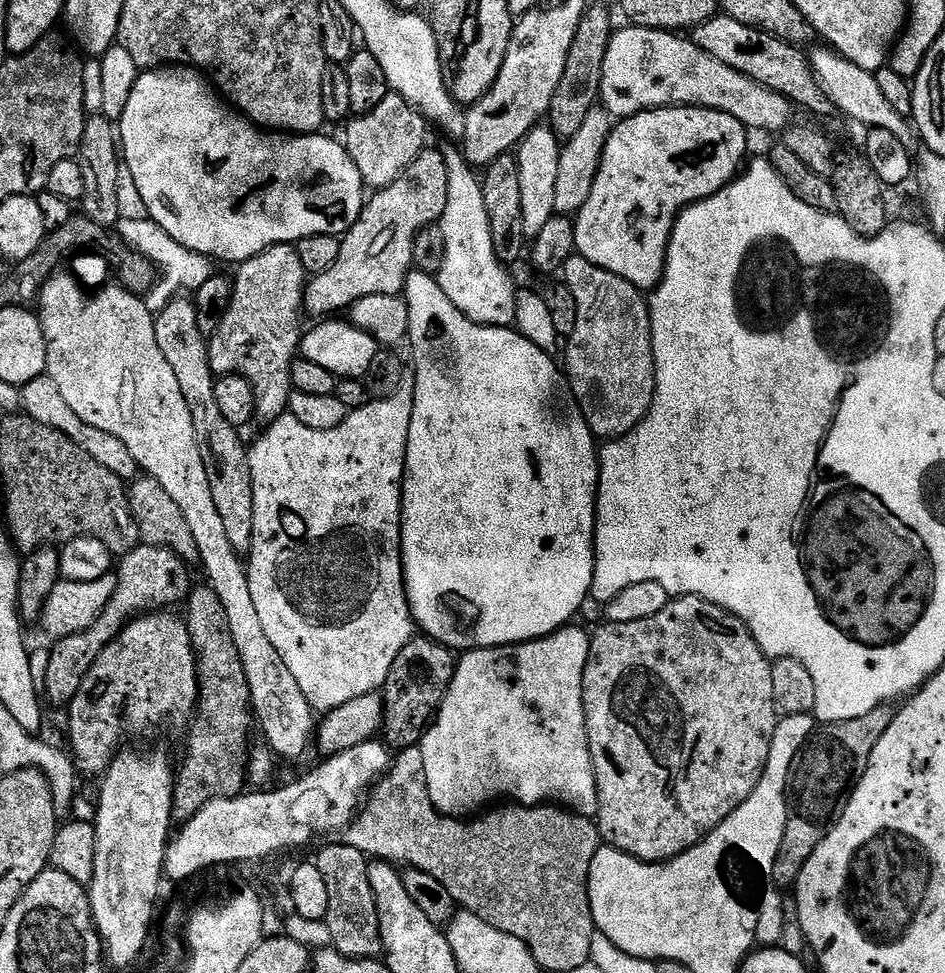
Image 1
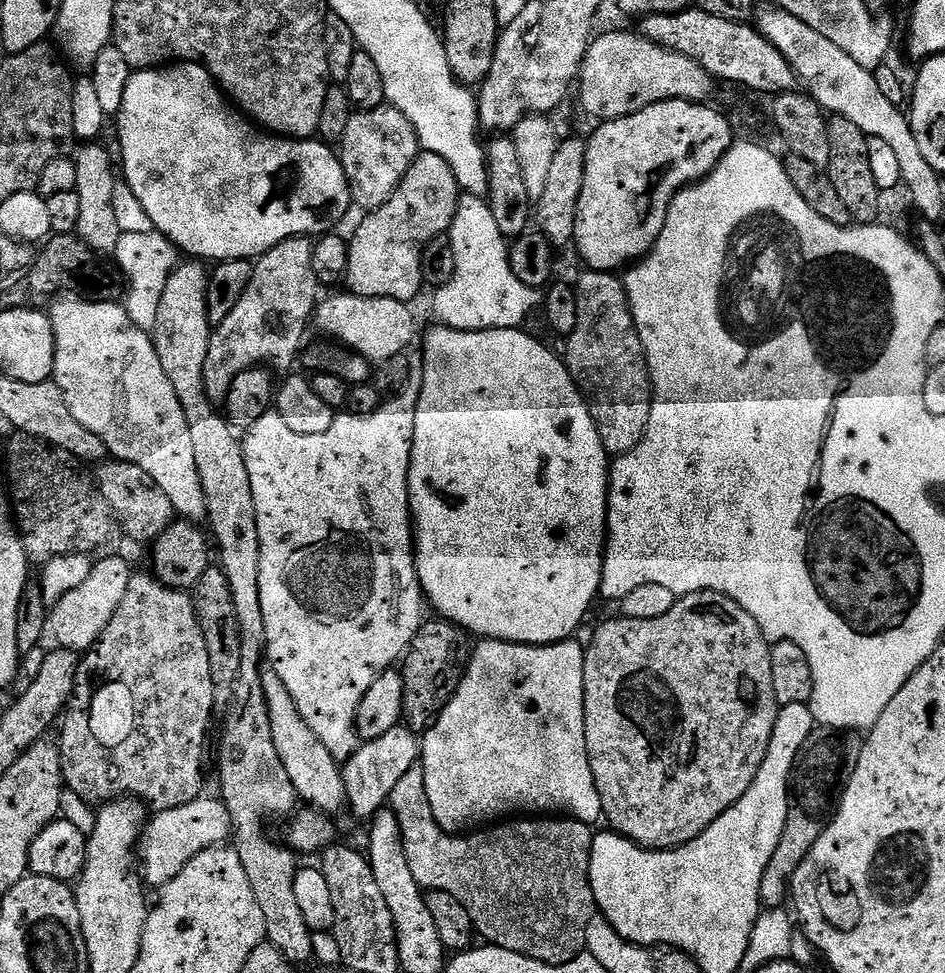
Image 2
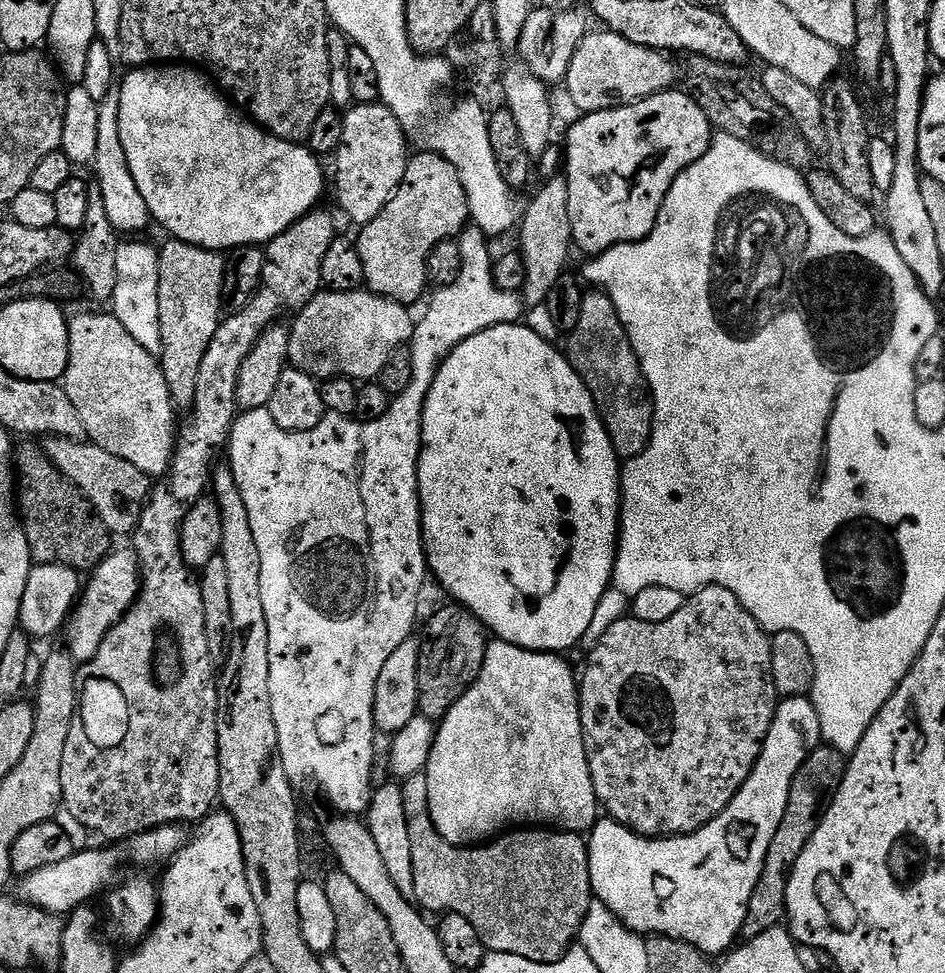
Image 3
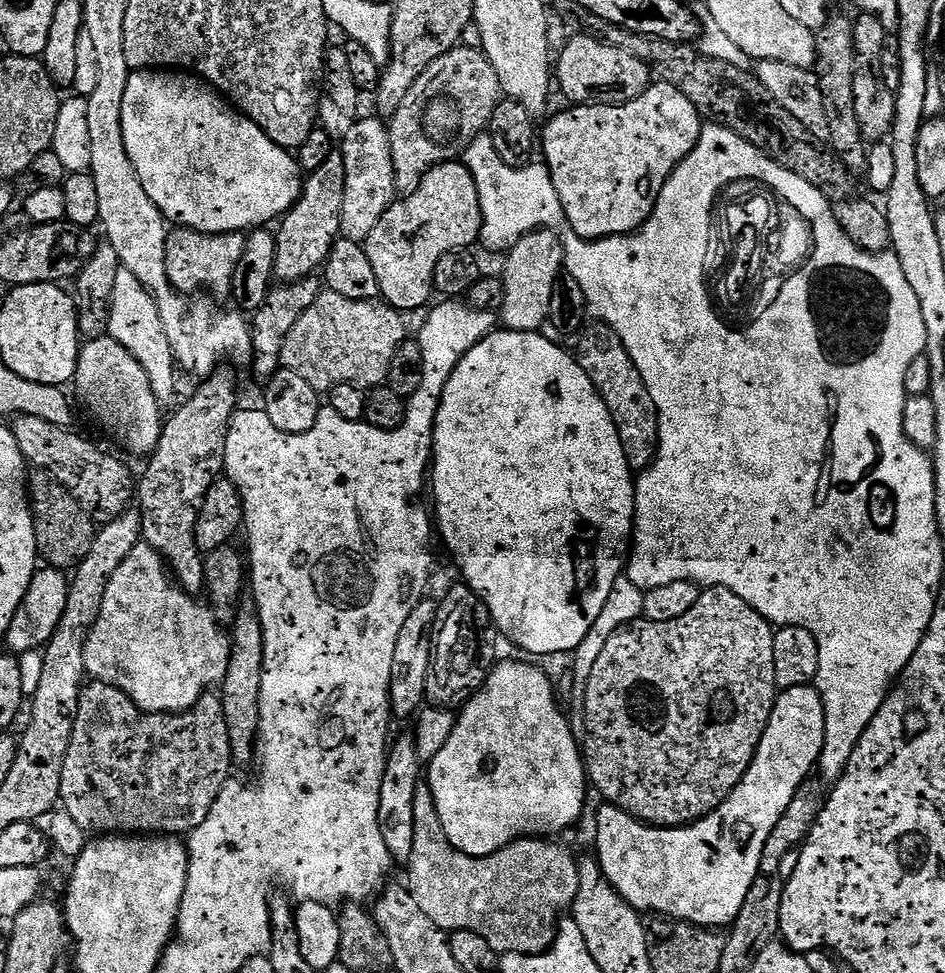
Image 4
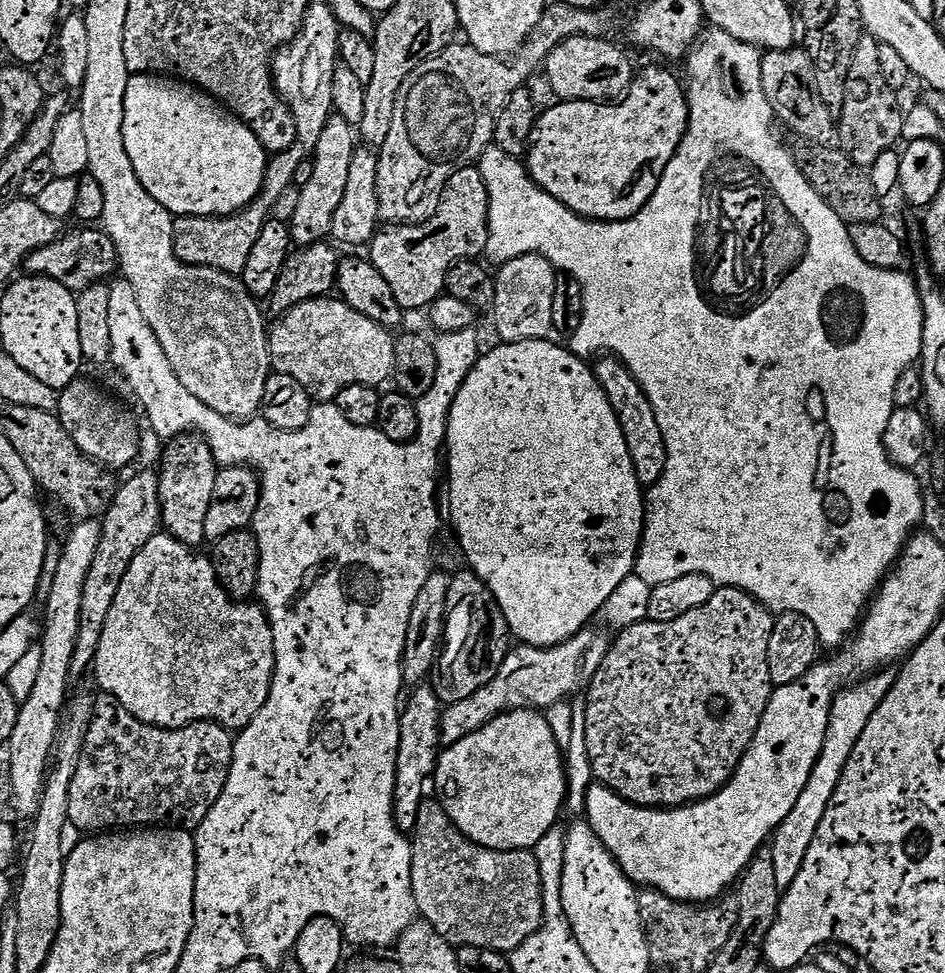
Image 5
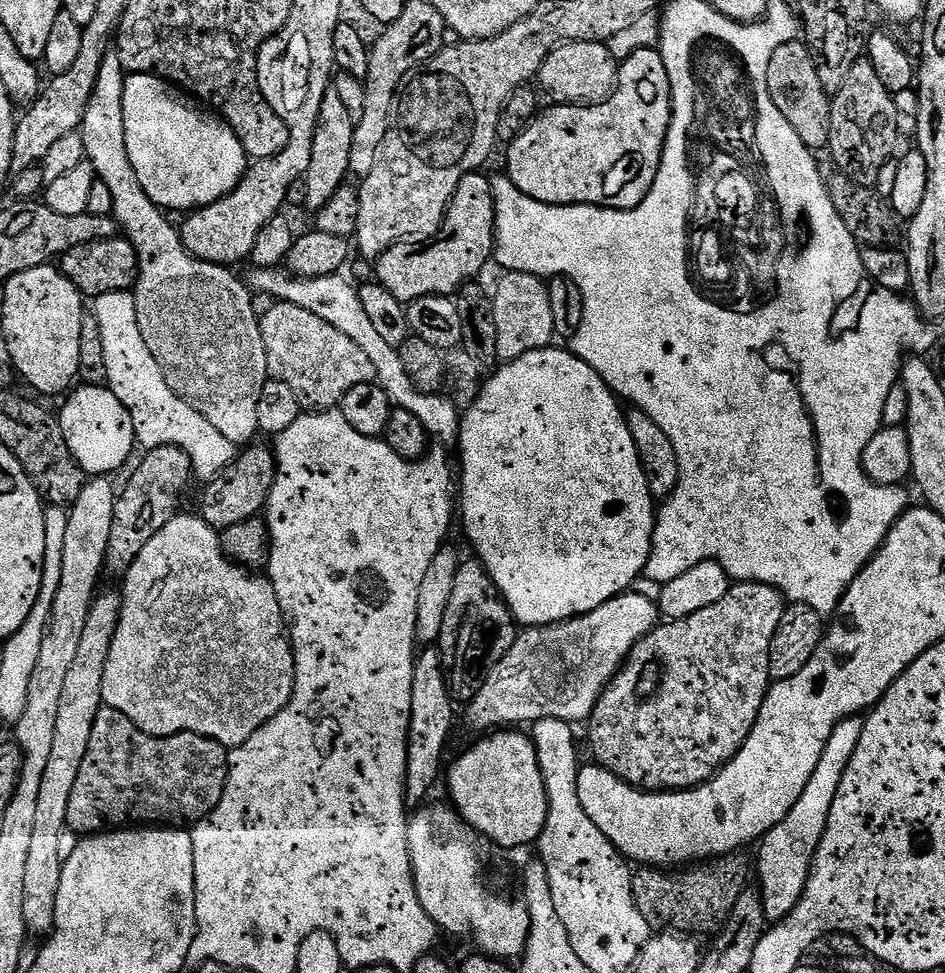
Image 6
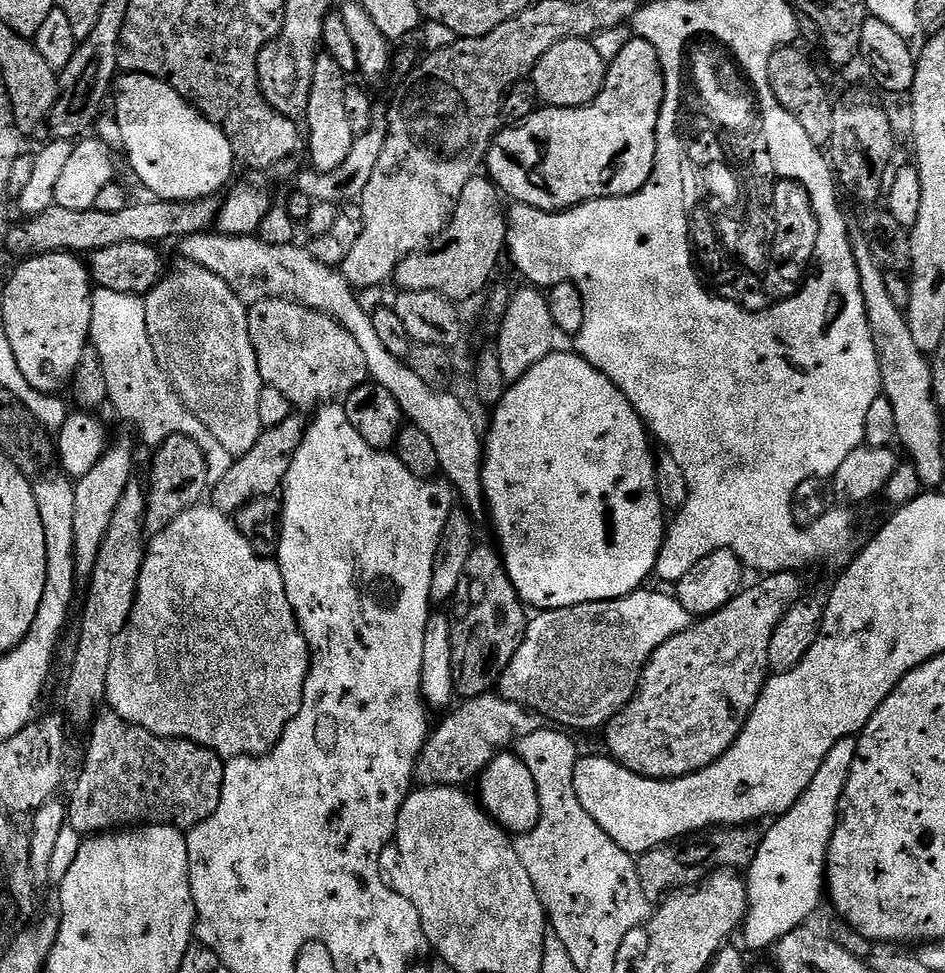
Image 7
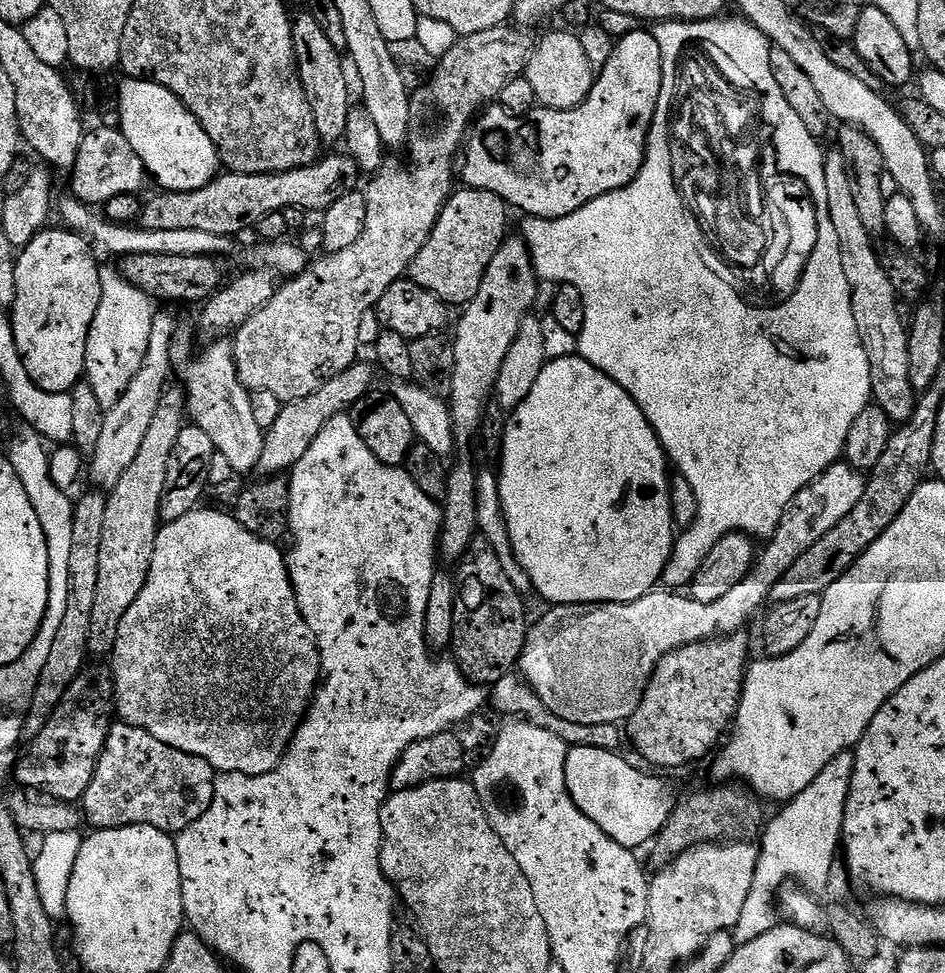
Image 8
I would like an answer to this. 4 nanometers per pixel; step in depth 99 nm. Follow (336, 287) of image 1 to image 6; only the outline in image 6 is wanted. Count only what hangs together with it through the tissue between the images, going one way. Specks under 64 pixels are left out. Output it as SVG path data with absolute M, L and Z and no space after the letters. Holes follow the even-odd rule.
M483 171L471 172L466 174L466 178L462 178L462 182L458 182L458 190L452 203L448 205L448 213L444 216L444 225L440 227L439 236L423 246L416 242L395 244L375 261L375 279L405 306L418 298L452 296L459 293L464 284L475 281L480 276L478 274L487 266L488 260L490 264L496 247L496 199L492 193L492 181L484 175Z

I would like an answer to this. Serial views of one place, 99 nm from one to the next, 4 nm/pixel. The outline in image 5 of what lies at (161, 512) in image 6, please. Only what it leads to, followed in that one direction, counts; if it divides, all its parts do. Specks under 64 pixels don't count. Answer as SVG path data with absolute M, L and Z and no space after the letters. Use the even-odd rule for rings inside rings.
M136 472L128 481L121 483L116 490L116 497L105 510L100 520L98 550L94 553L94 562L90 565L90 574L86 574L86 586L82 589L82 610L78 617L78 640L72 658L72 675L79 678L84 671L93 667L98 642L102 638L102 626L106 626L106 614L114 606L118 586L130 570L130 562L161 531L160 499L158 498L159 475L152 472Z

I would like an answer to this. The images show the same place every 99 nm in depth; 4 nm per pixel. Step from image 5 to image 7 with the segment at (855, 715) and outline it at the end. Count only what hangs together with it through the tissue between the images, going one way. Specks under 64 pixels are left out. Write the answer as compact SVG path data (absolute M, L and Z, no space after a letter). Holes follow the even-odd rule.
M849 738L838 742L830 754L826 754L826 762L818 766L818 774L810 781L810 786L790 806L788 812L775 817L767 825L766 831L760 837L758 854L754 854L754 862L746 870L746 883L748 885L748 915L744 917L742 936L744 932L743 947L749 953L760 952L763 948L771 949L786 934L795 928L802 928L810 912L822 904L822 897L826 892L826 869L828 866L828 847L838 827L838 817L842 812L844 787L850 778L850 766L854 766L856 753L856 740Z

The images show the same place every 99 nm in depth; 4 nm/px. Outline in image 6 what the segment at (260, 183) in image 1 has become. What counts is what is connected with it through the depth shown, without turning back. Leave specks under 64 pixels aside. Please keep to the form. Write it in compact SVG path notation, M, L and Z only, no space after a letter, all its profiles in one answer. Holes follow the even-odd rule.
M146 74L127 77L122 105L125 110L126 153L129 154L142 189L160 209L204 208L207 204L218 202L239 186L240 179L248 171L250 158L244 153L242 142L234 134L232 127L225 124L219 115L197 106L181 89L168 81Z

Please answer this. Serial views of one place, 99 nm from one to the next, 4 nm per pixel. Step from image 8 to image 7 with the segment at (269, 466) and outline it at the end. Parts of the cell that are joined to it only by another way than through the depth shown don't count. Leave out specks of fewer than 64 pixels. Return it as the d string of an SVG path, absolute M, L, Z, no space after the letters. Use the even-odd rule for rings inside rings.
M293 414L286 418L286 422L278 422L278 426L263 429L254 447L233 459L230 470L226 470L226 475L211 489L211 507L225 514L234 514L246 506L246 502L263 496L276 496L283 489L290 462L298 446L302 446L302 438L309 426L309 421L299 415Z

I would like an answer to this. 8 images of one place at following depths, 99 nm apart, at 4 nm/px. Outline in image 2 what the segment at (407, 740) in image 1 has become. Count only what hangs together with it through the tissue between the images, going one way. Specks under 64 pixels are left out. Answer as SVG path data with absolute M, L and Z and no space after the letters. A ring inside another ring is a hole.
M432 618L421 624L420 633L402 660L404 720L413 732L423 734L436 723L458 690L460 678L468 669L473 651L474 644L469 633L457 628L455 624L443 618Z

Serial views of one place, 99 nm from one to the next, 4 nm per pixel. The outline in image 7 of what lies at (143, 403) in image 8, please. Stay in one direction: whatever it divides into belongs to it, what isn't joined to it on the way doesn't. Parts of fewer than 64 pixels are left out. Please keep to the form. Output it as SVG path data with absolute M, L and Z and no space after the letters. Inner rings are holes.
M124 436L121 440L113 439L108 449L102 454L102 458L98 458L98 464L94 466L94 470L90 470L90 474L81 476L75 481L74 558L76 559L77 577L91 576L94 562L98 562L98 550L102 550L102 538L106 538L106 530L110 530L110 518L114 518L114 510L118 502L122 502L122 494L126 486L133 483L133 437L129 436Z

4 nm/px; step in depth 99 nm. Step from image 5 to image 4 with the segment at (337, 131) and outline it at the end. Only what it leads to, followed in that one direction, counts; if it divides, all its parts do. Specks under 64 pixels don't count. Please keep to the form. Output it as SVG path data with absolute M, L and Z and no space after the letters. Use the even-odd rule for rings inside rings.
M333 150L318 170L307 173L295 206L282 217L275 229L278 246L275 275L277 281L304 280L323 269L332 249L332 241L340 236L345 178L346 166L338 150Z

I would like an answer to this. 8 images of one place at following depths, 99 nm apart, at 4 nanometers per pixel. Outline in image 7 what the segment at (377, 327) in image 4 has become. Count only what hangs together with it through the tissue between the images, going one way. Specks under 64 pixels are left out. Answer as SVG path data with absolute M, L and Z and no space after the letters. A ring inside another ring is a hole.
M284 297L264 299L251 305L248 321L265 385L285 394L293 407L300 409L327 403L336 395L348 395L358 385L369 381L366 356L359 349L358 342L328 316L321 316L319 312Z

